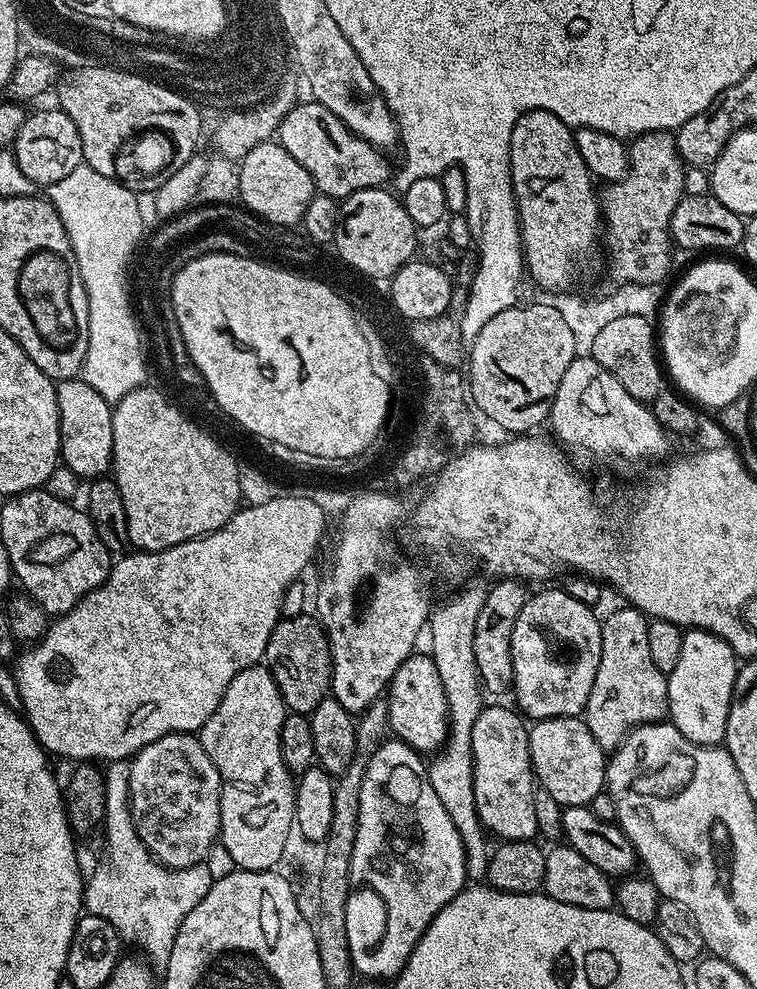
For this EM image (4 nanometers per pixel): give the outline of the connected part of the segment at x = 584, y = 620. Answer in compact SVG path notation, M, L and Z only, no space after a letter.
M552 588L537 596L536 593L529 595L526 606L522 606L522 614L518 614L518 622L514 622L512 635L514 704L529 721L553 720L559 716L579 717L583 713L590 698L590 686L594 686L594 674L598 674L598 662L602 654L600 625L595 611L565 590Z

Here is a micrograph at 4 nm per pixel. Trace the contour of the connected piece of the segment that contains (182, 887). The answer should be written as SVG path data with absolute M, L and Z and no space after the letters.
M111 761L105 769L104 781L104 858L87 877L84 887L84 908L89 914L106 920L125 941L134 940L137 948L158 968L167 967L173 952L174 939L186 916L198 906L214 879L206 864L170 868L160 864L134 829L129 806L131 763Z

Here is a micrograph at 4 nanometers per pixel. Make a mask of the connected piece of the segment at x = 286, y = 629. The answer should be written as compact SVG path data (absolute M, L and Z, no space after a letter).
M285 615L281 618L270 634L264 660L278 682L278 690L289 713L311 714L318 702L329 699L332 691L332 645L315 615Z

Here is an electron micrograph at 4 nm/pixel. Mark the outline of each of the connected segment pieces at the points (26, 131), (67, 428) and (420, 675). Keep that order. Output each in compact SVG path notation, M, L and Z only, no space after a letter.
M52 106L45 112L25 115L22 130L18 130L10 151L18 162L18 168L34 186L47 186L62 182L78 165L84 163L82 138L78 138L78 126L70 122L68 115Z
M82 378L59 381L56 384L56 397L60 419L60 458L63 467L74 470L74 474L81 478L103 477L112 467L113 405Z
M413 654L398 666L391 684L386 689L388 701L388 728L395 739L409 744L415 752L436 754L448 738L448 707L446 690L442 690L442 678L438 678L438 666L431 655Z

